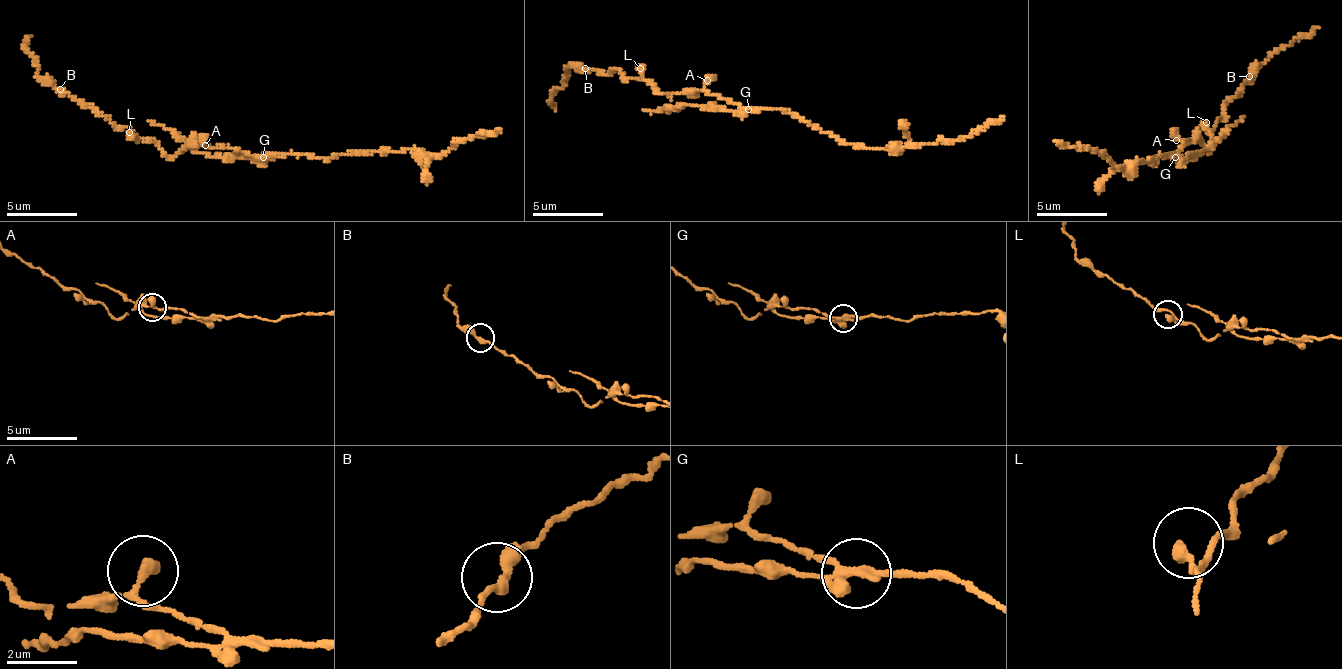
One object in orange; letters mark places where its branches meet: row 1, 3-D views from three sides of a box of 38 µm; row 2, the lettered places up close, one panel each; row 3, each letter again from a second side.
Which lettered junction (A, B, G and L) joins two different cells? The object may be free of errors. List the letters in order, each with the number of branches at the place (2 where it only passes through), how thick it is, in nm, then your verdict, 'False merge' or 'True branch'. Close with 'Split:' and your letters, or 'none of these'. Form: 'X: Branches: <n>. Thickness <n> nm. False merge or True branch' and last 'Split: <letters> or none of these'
A: Branches: 2. Thickness 240 nm. True branch
B: Branches: 2. Thickness 260 nm. True branch
G: Branches: 3. Thickness 280 nm. False merge
L: Branches: 1. Thickness 320 nm. True branch
Split: G

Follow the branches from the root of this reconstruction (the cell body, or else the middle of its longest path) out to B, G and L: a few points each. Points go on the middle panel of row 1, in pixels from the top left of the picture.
B: (729, 103), (704, 90), (657, 93), (646, 80), (622, 78), (618, 69), (611, 69), (608, 75), (585, 68)
G: (729, 103), (750, 108)
L: (729, 103), (728, 99), (706, 94), (704, 90), (655, 93), (644, 80), (640, 68)

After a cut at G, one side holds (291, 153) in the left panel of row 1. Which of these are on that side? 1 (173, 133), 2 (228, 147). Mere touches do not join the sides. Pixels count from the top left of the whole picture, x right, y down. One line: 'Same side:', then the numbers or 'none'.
Same side: 2

